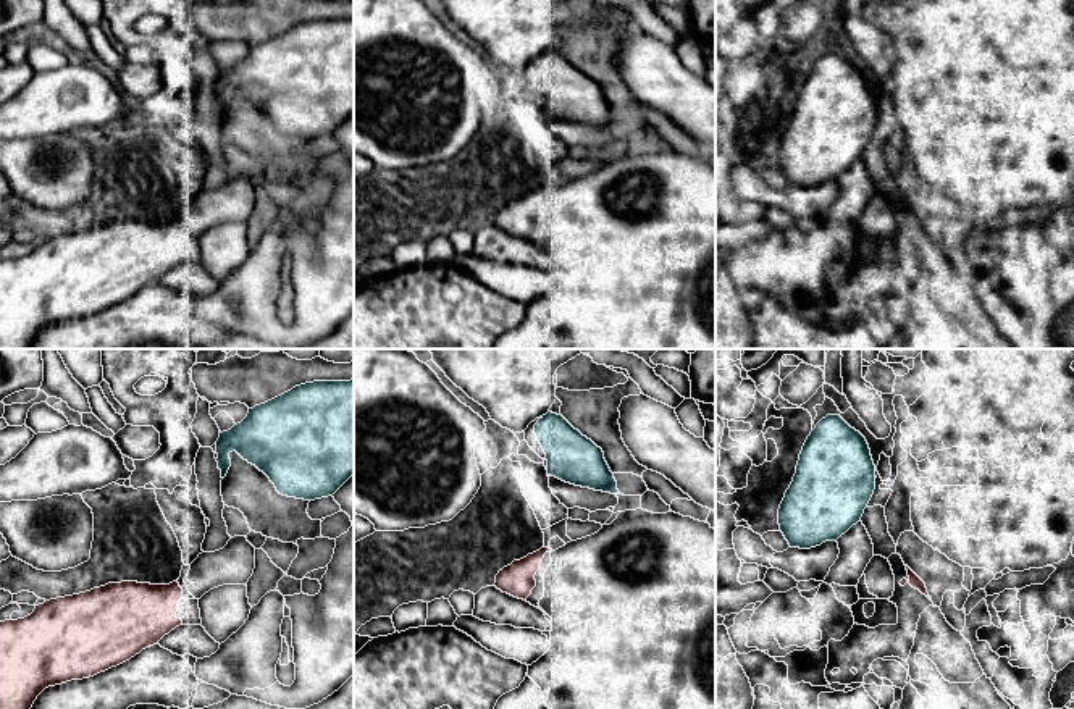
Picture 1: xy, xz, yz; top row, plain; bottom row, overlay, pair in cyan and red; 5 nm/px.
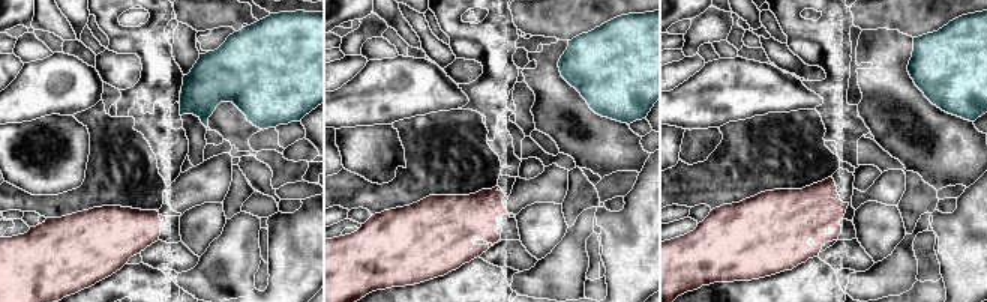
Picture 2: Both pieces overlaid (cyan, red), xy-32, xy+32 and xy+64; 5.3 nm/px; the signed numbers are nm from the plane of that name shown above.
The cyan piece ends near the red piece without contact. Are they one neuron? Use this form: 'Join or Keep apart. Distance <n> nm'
Join. Distance 320 nm

